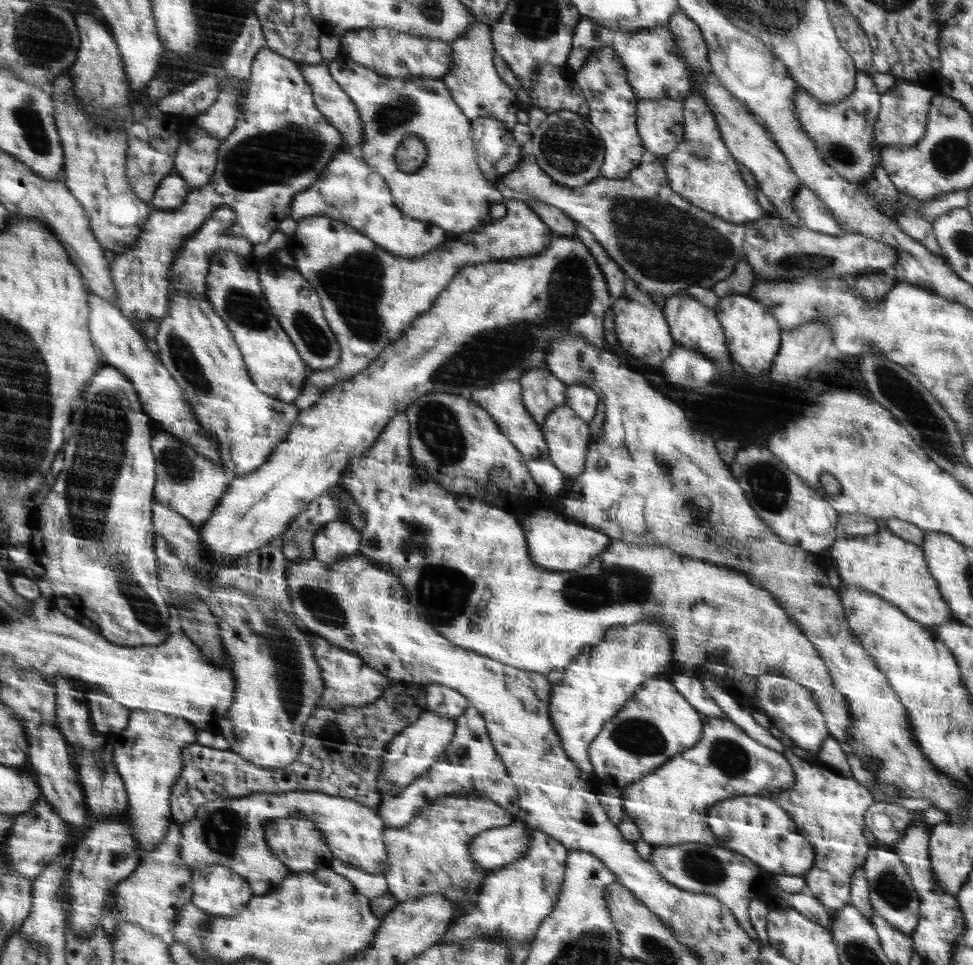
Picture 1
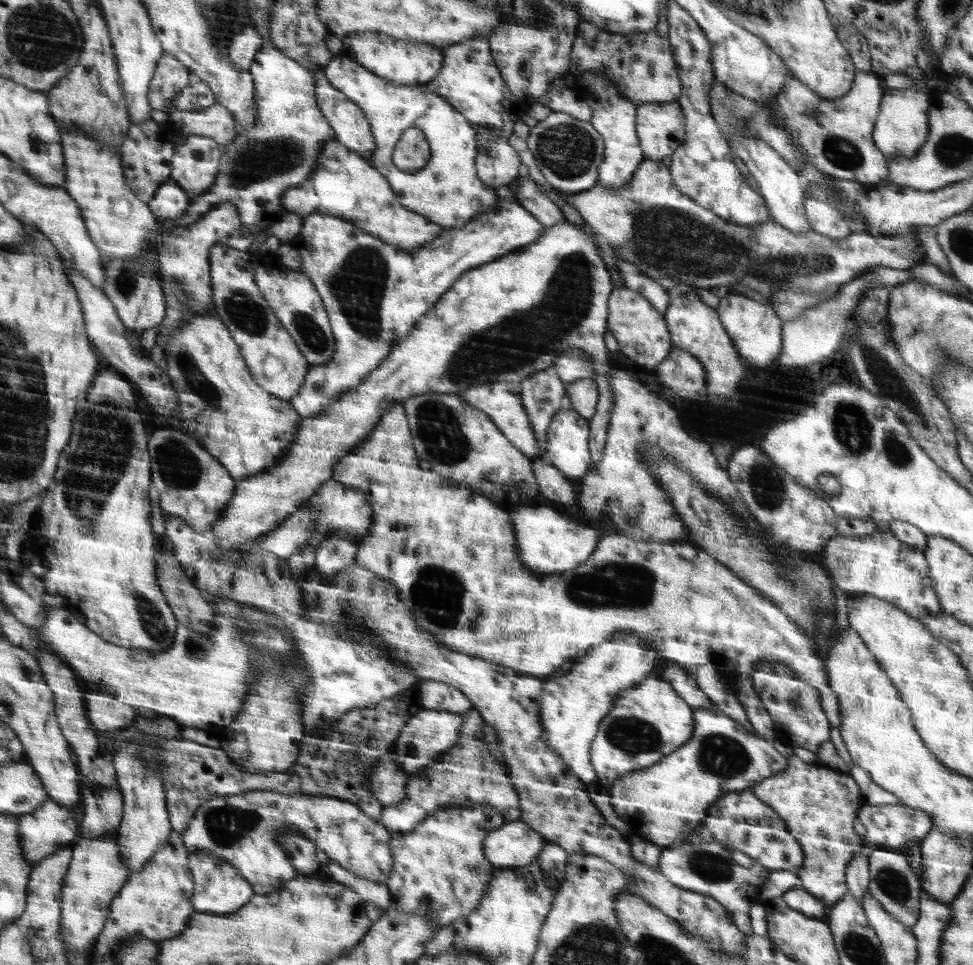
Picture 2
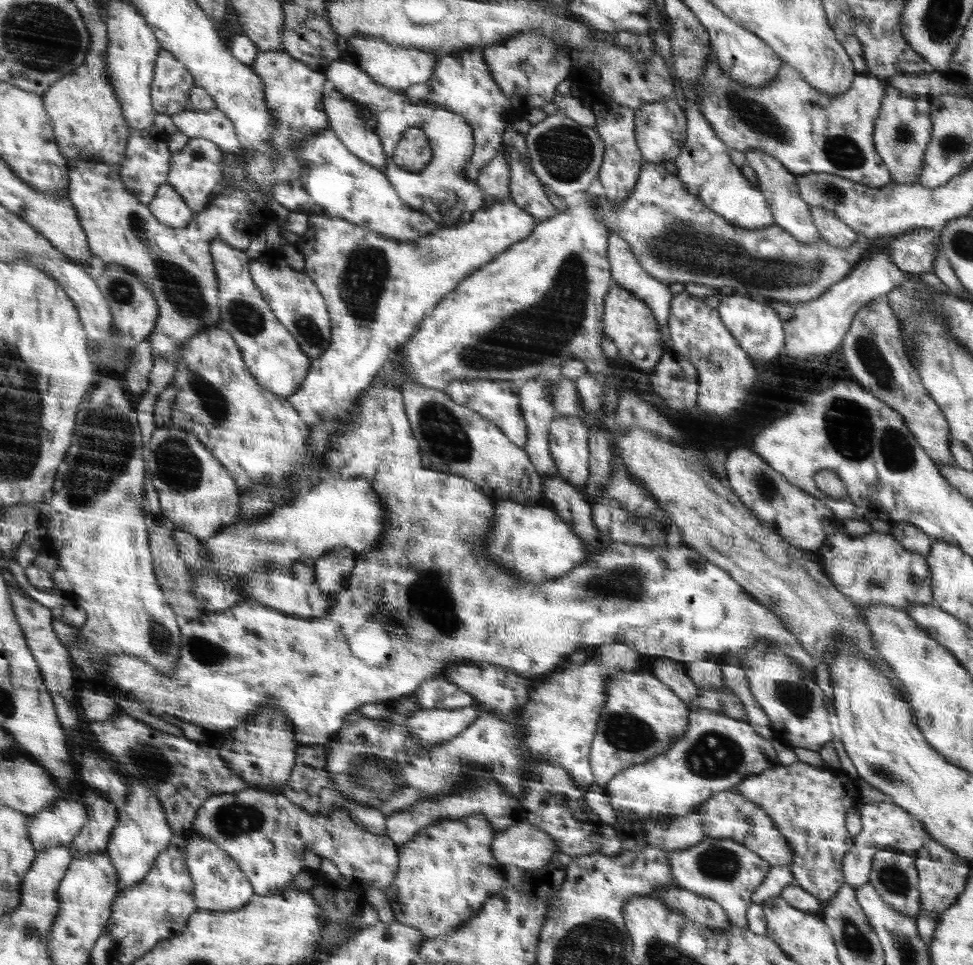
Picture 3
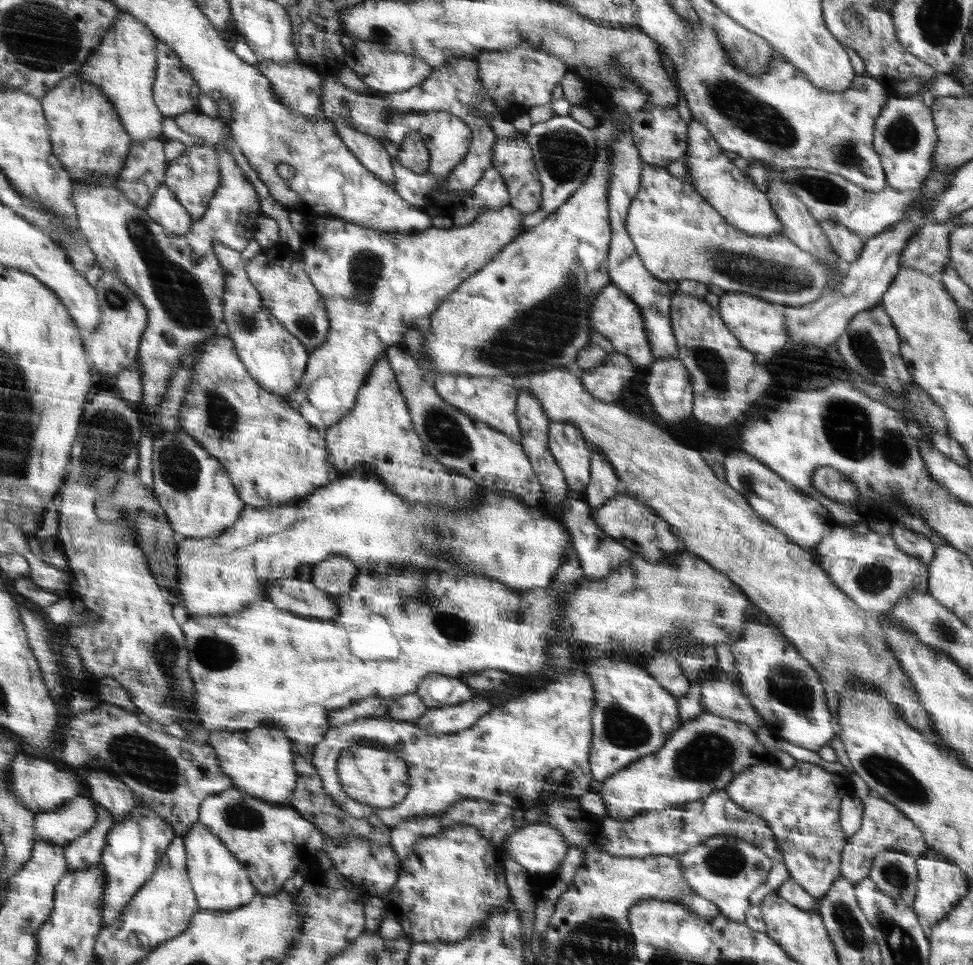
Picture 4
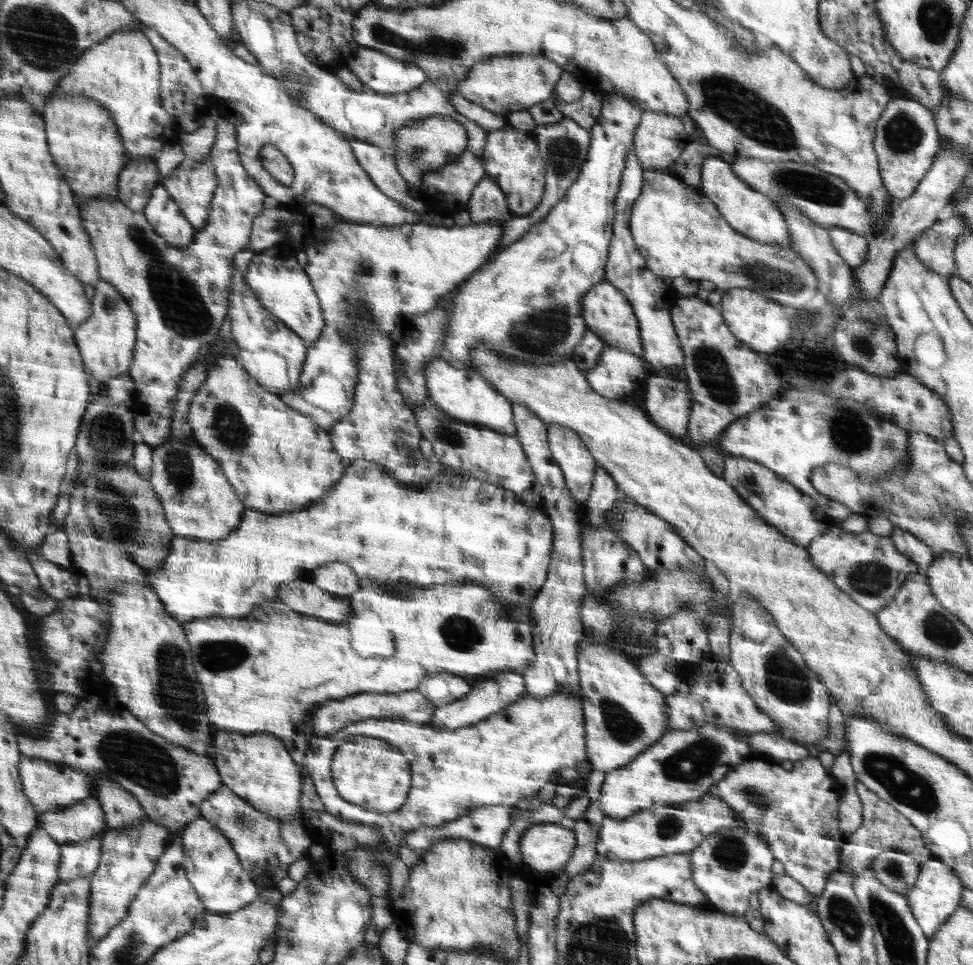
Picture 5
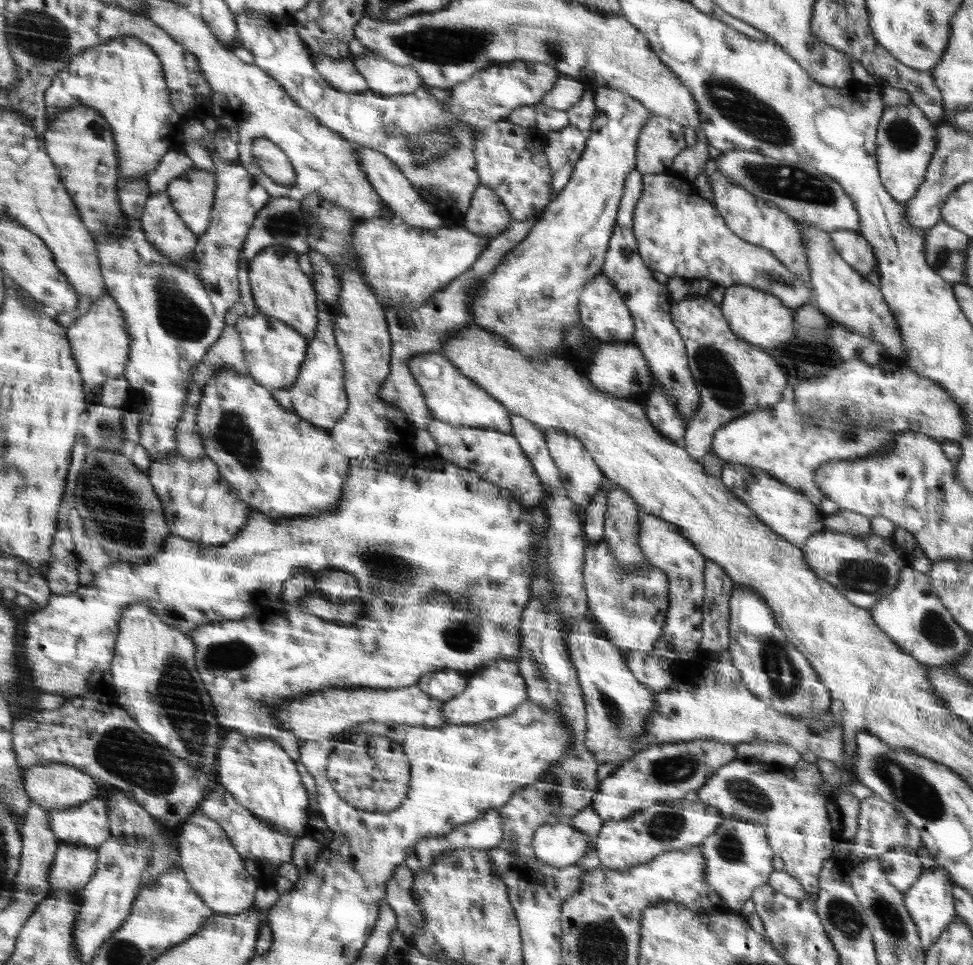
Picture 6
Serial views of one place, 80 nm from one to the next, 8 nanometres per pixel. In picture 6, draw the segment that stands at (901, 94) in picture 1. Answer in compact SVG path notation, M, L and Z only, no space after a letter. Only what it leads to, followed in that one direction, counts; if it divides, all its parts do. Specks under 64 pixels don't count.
M910 104L886 108L879 126L879 174L884 174L883 185L892 190L892 198L904 204L915 198L919 186L925 181L928 165L936 150L938 125L932 123L916 104Z

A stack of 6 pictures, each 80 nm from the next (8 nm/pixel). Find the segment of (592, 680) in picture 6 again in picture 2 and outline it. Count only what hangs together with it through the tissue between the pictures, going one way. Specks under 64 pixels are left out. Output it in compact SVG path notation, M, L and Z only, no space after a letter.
M649 677L638 682L634 688L624 690L624 694L615 698L615 706L599 722L599 732L594 738L590 752L592 766L595 767L595 773L598 775L597 781L609 789L620 775L651 767L655 762L662 761L664 757L674 753L684 742L690 741L694 730L694 708L678 695L670 683Z

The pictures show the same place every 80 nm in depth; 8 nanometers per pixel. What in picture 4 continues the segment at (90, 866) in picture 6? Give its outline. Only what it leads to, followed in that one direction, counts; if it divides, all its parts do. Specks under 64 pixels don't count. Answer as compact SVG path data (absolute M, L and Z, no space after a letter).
M94 800L97 820L88 833L79 836L65 847L68 870L88 869L91 864L102 861L103 850L107 845L107 834L115 827L115 819L101 804Z

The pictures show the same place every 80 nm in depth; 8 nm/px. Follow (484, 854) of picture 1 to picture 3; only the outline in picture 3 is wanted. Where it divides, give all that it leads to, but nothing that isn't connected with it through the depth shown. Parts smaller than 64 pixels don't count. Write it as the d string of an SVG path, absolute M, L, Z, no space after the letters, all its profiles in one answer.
M524 819L502 830L502 833L496 833L491 847L502 864L514 865L526 871L544 869L560 851L551 835Z

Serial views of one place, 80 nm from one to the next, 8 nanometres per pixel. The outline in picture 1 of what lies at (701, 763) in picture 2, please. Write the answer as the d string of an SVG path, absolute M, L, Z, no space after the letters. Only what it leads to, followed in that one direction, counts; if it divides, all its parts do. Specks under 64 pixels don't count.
M706 716L702 738L696 746L672 757L662 768L656 769L646 777L639 778L634 784L626 785L622 791L626 818L636 824L644 842L653 846L679 845L689 842L721 846L715 834L708 830L707 823L704 822L707 810L715 802L744 795L770 796L772 793L794 789L795 782L794 771L783 752L759 743L730 719Z

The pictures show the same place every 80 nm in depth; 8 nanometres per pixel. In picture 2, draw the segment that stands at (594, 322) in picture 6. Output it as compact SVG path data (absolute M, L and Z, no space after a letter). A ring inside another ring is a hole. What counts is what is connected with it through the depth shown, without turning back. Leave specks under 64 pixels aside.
M626 287L617 288L612 293L608 313L608 330L617 340L620 352L642 368L655 370L673 348L671 333L667 329L667 321L663 315L642 294ZM638 345L642 346L643 354L636 353Z

